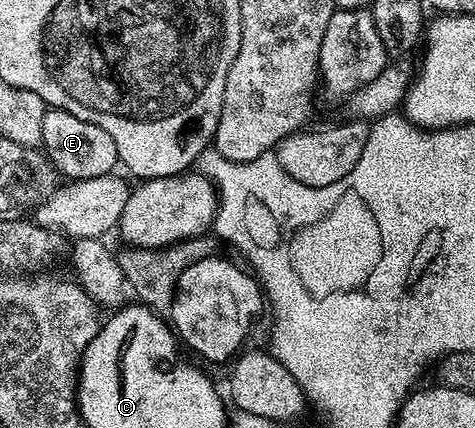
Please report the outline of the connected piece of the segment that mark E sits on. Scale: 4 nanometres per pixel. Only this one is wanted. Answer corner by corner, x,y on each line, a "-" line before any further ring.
45,108
42,115
43,152
61,178
81,181
94,179
98,175
106,175
117,168
120,156
116,150
114,139
102,131
94,123
86,123
86,119
78,119
78,115
70,115
61,109

